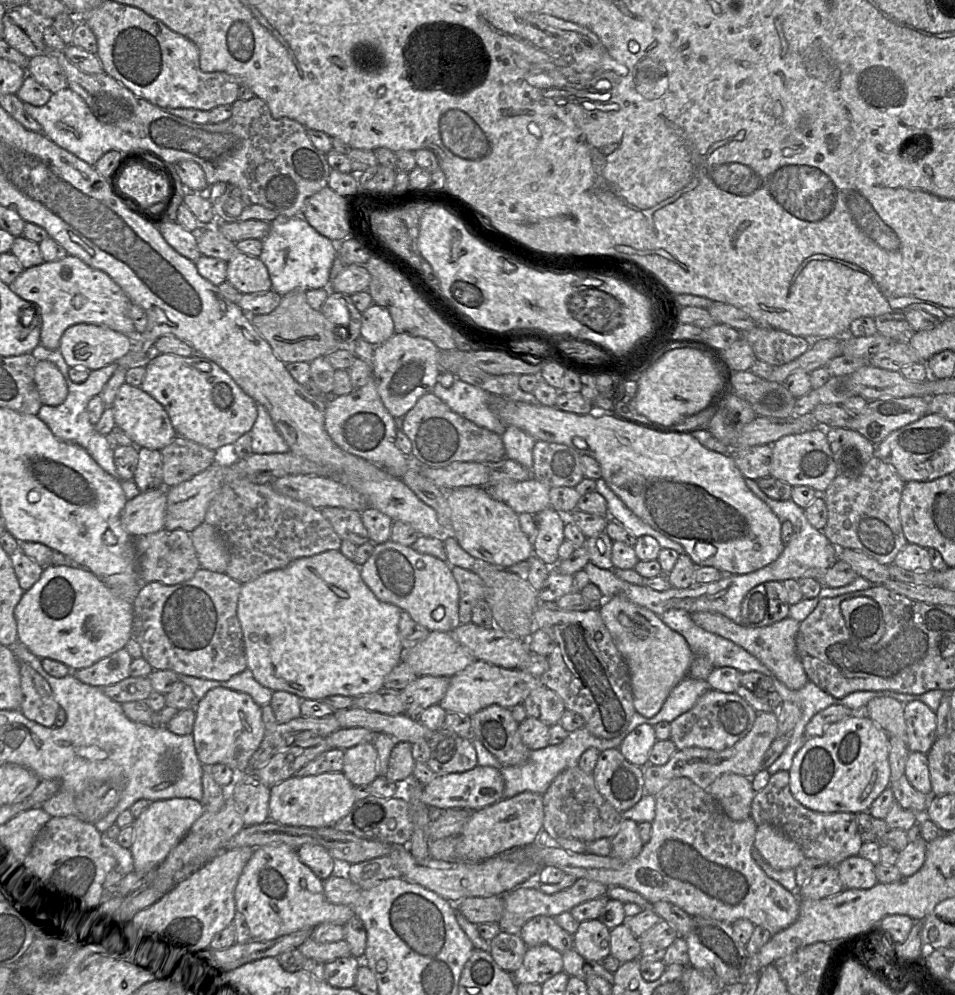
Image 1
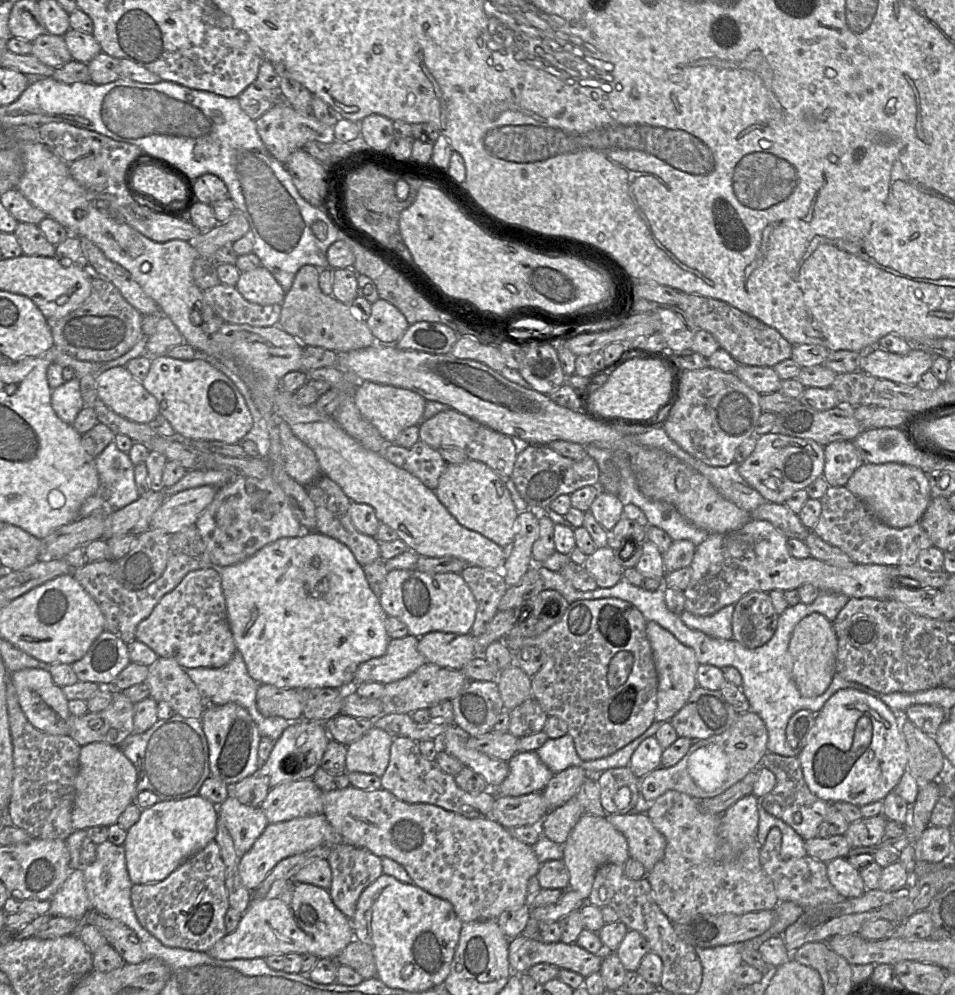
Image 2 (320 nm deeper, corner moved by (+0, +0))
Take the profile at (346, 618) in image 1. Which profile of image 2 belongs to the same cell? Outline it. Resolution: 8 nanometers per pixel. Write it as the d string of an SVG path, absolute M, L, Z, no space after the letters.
M303 532L296 537L283 537L265 545L254 555L242 562L218 568L224 598L226 601L228 622L237 650L241 653L250 676L259 684L270 684L278 688L351 688L355 684L357 667L372 658L382 656L388 647L389 636L385 622L388 617L381 607L379 597L370 588L363 566L356 560L351 550L342 542L319 532Z

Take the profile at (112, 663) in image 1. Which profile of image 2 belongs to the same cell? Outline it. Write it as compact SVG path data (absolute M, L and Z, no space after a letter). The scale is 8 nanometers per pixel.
M104 630L85 656L72 663L71 667L78 681L113 687L116 677L130 662L128 643Z

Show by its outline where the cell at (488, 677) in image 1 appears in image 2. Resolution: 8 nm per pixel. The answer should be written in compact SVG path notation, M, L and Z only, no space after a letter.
M425 663L407 677L384 684L384 691L381 697L383 714L411 714L418 709L430 709L432 706L444 700L451 701L461 692L468 682L469 680L461 670Z

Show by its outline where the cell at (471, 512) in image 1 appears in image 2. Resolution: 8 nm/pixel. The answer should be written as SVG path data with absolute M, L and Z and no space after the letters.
M470 459L462 464L447 464L434 492L462 526L480 533L504 549L511 547L516 534L517 509L504 481L489 466Z

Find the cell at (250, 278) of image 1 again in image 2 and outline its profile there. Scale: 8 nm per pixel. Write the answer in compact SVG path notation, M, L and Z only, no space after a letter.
M264 266L241 272L235 287L244 299L262 306L281 304L285 297L280 284Z

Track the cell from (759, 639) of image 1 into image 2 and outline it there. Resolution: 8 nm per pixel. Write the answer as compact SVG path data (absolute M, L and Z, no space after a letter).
M812 613L795 626L788 651L792 658L792 674L800 694L807 698L822 695L836 674L837 637L830 622L819 613Z

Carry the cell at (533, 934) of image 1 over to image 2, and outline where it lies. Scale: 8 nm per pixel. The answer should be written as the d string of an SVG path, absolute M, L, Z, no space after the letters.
M523 935L509 940L508 961L511 971L518 975L526 973L535 964L549 963L586 978L600 971L602 958L603 953L592 954L575 942L542 943Z

